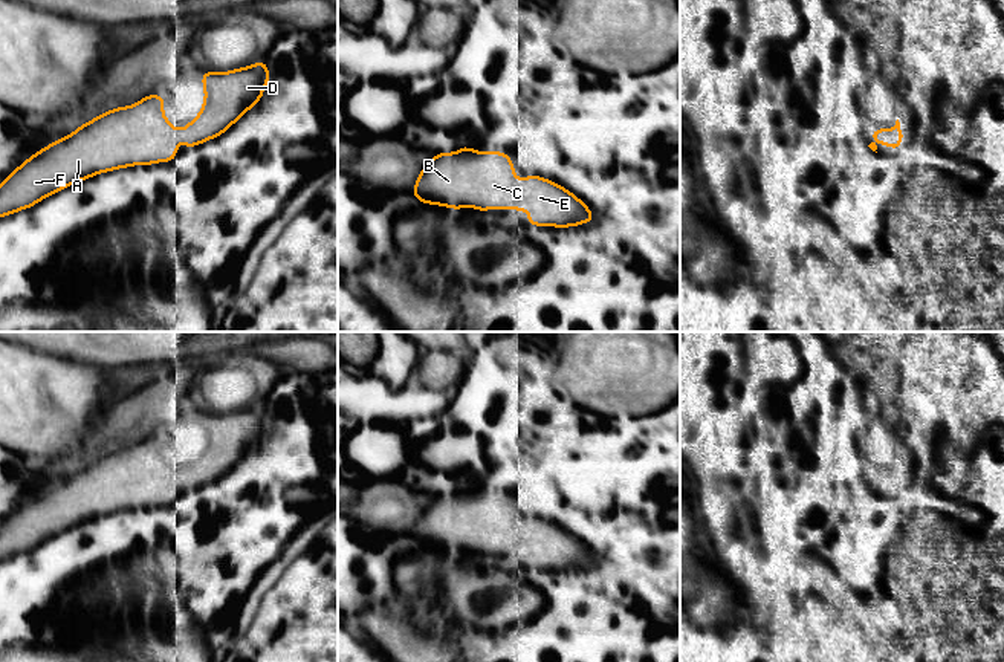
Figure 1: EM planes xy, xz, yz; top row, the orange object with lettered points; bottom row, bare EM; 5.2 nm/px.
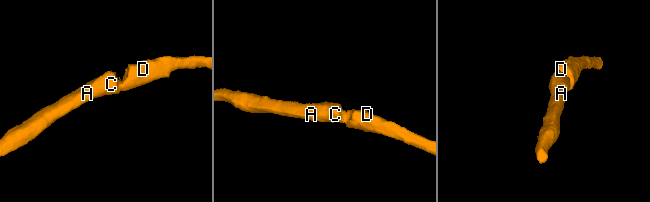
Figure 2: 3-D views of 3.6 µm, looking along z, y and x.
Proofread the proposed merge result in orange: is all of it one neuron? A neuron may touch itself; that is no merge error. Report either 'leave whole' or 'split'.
leave whole

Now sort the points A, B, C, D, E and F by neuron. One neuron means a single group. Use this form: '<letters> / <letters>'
A B C D E F

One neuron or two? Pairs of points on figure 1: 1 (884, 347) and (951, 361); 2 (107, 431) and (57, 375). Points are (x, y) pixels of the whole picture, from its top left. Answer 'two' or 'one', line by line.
1: two
2: two

